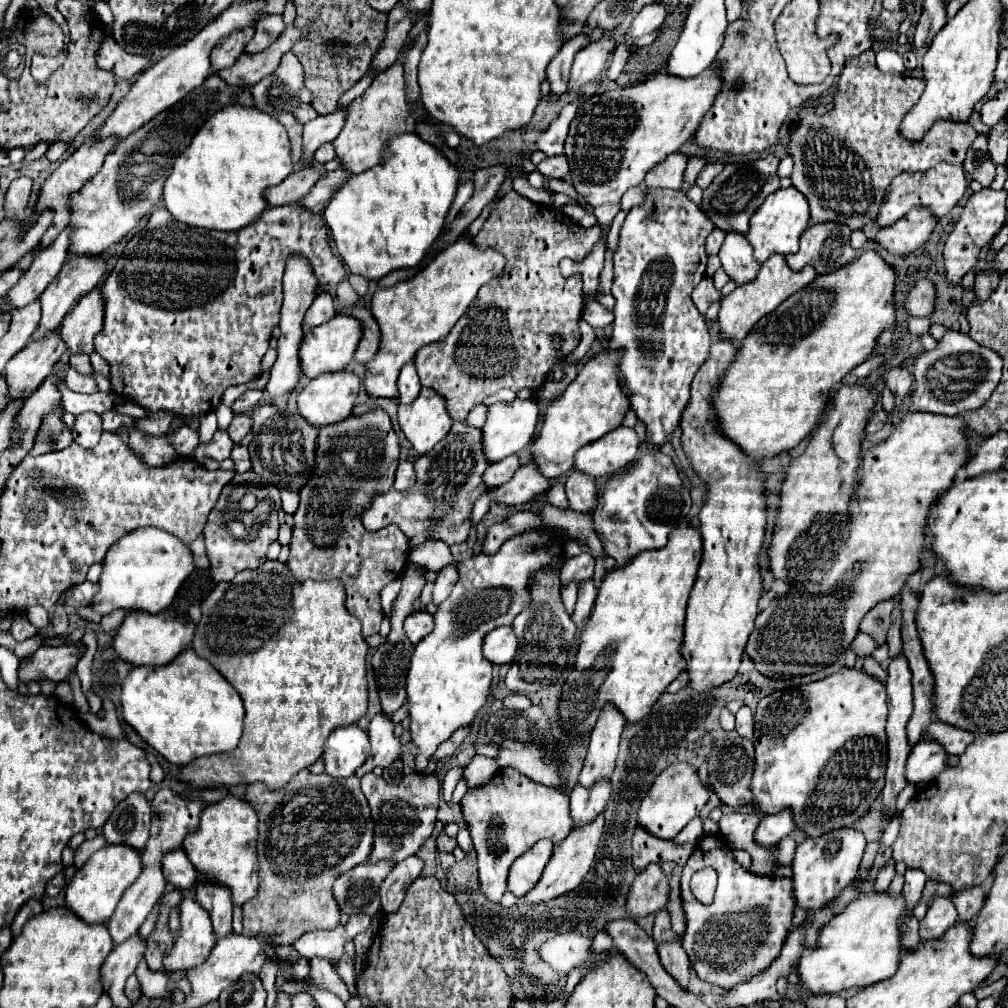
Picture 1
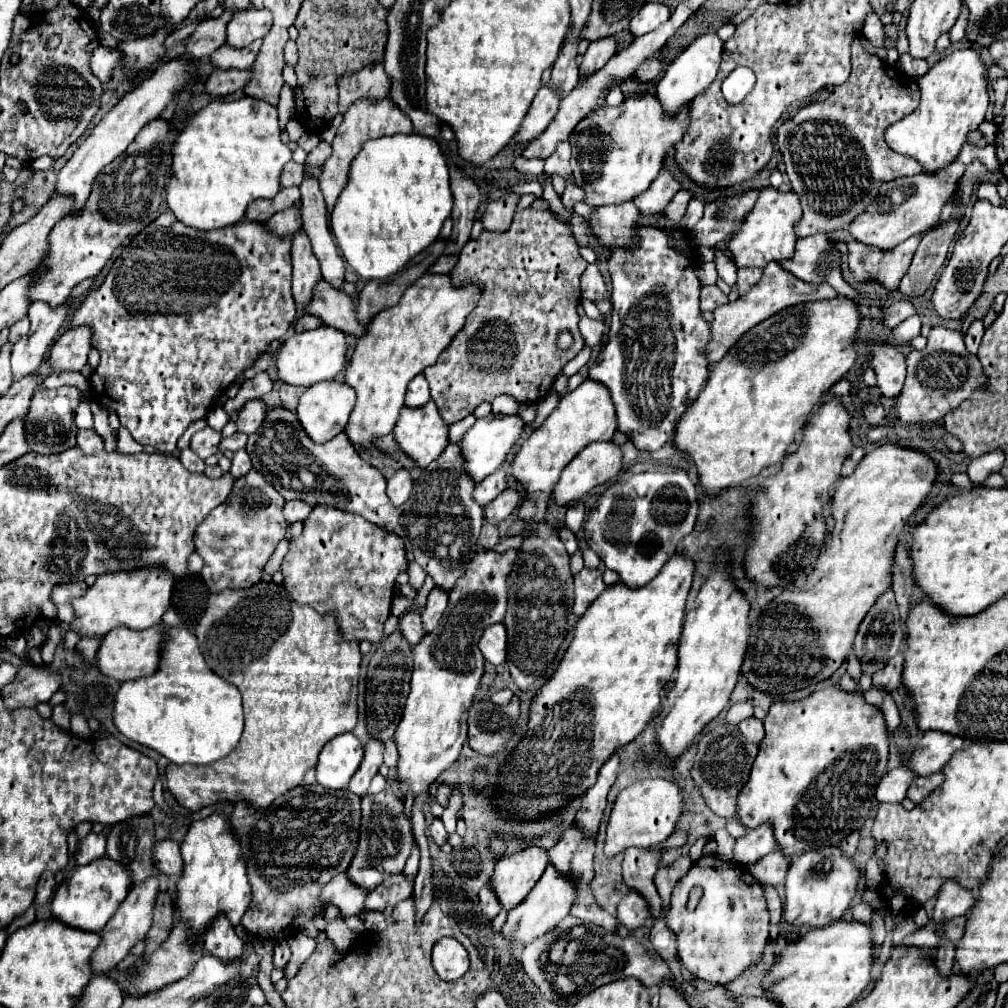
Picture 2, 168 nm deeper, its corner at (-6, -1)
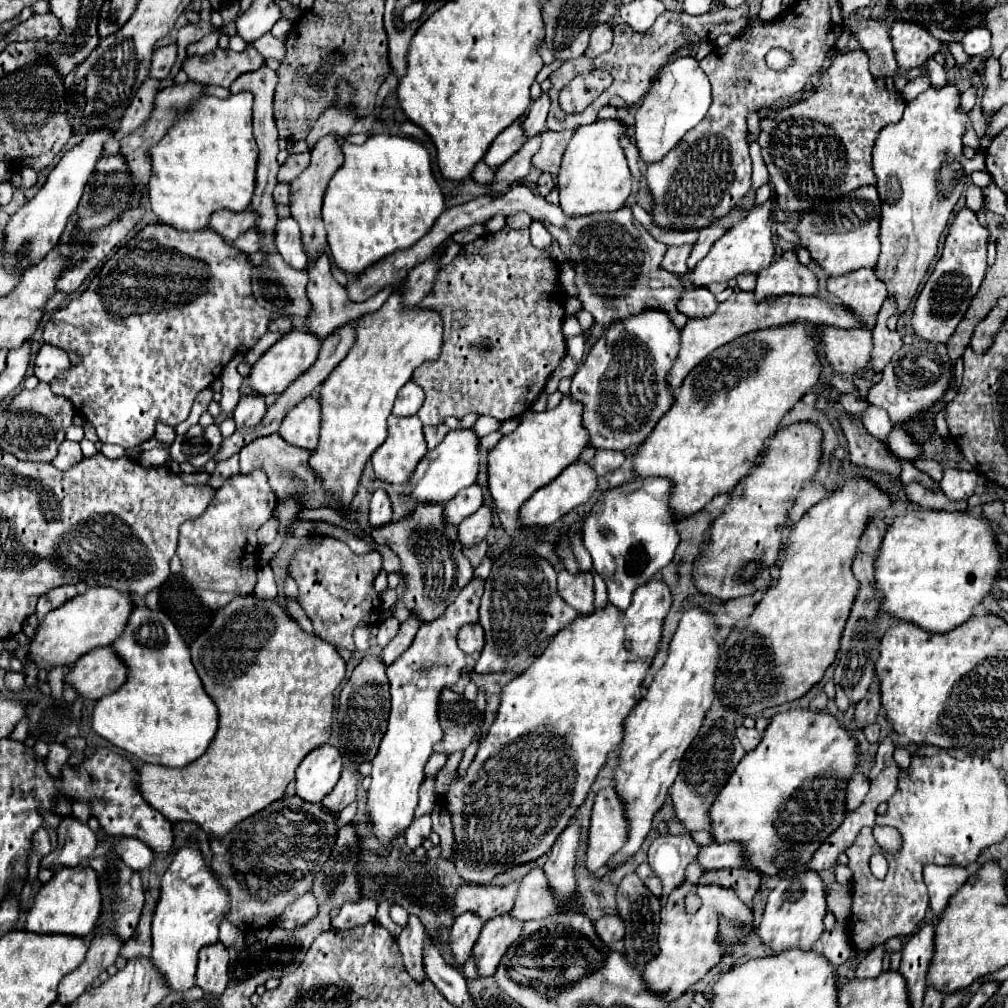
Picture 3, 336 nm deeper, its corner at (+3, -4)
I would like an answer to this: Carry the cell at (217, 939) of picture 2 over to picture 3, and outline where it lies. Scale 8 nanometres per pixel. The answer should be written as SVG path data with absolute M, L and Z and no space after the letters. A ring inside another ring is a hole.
M213 944L199 952L197 986L207 994L221 996L229 984L229 952L223 944Z

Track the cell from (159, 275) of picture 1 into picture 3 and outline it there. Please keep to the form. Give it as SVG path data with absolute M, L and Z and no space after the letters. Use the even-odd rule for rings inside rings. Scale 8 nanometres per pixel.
M149 224L145 226L141 232L137 232L127 244L123 244L105 264L103 268L97 272L97 276L91 280L91 284L87 286L87 290L73 298L71 302L67 302L67 306L63 306L61 310L57 310L51 320L45 324L43 330L43 340L47 344L59 346L63 350L75 350L81 356L79 364L71 364L67 372L61 372L57 378L51 380L51 390L55 396L63 396L67 398L73 408L77 412L81 412L81 416L85 416L85 420L89 420L89 424L97 430L97 436L103 444L119 444L123 448L131 448L137 444L143 444L145 440L149 440L155 434L155 426L167 424L167 426L177 426L179 422L183 422L189 416L191 404L195 400L195 396L207 388L223 370L223 366L227 366L227 362L235 356L235 350L239 344L255 344L269 326L271 320L271 312L261 308L253 296L251 296L251 272L253 266L247 262L247 256L237 252L235 248L231 248L221 236L217 236L213 230L201 230L201 232L177 232L175 228L169 228L167 224Z

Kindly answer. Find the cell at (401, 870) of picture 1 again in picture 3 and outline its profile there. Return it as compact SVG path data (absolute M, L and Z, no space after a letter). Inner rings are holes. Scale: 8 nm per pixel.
M363 898L359 902L349 902L341 906L339 916L333 918L333 928L345 930L345 928L355 928L361 924L367 924L373 920L377 914L377 902L373 898Z

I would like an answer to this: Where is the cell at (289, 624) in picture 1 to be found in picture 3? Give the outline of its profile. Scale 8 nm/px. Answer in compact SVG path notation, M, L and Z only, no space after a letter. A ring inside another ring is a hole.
M233 600L229 606L221 608L215 618L213 618L213 624L209 626L207 632L203 632L191 646L191 656L193 656L193 664L197 668L197 674L203 682L203 688L205 692L211 696L211 700L215 702L217 706L217 712L219 712L219 728L217 728L217 736L213 738L211 746L207 748L207 752L197 758L197 762L185 766L185 768L167 768L167 766L153 766L153 764L143 764L141 768L137 768L137 788L143 796L143 800L153 806L155 810L159 810L165 818L169 818L171 822L195 822L209 838L211 836L225 836L235 824L239 824L241 820L261 812L263 808L267 808L271 802L279 800L285 792L285 786L293 780L295 776L295 770L297 766L301 764L301 760L315 748L315 746L321 746L329 740L331 736L331 718L333 718L333 690L343 682L345 678L345 662L343 658L337 654L337 650L327 644L325 640L317 638L317 636L309 636L305 634L299 624L289 618L283 608L275 602L275 600L255 600L251 612L245 616L245 614L239 614L237 616L237 600ZM239 618L245 618L245 622L239 622Z

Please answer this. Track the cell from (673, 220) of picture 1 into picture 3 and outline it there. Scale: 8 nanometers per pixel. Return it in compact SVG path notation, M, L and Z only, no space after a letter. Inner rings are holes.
M641 312L629 320L613 324L597 344L589 350L581 368L573 376L571 400L583 404L583 426L589 434L589 446L597 450L625 450L637 448L653 430L657 420L671 408L671 388L665 384L665 376L673 366L673 358L679 348L679 328L669 324L663 312Z

